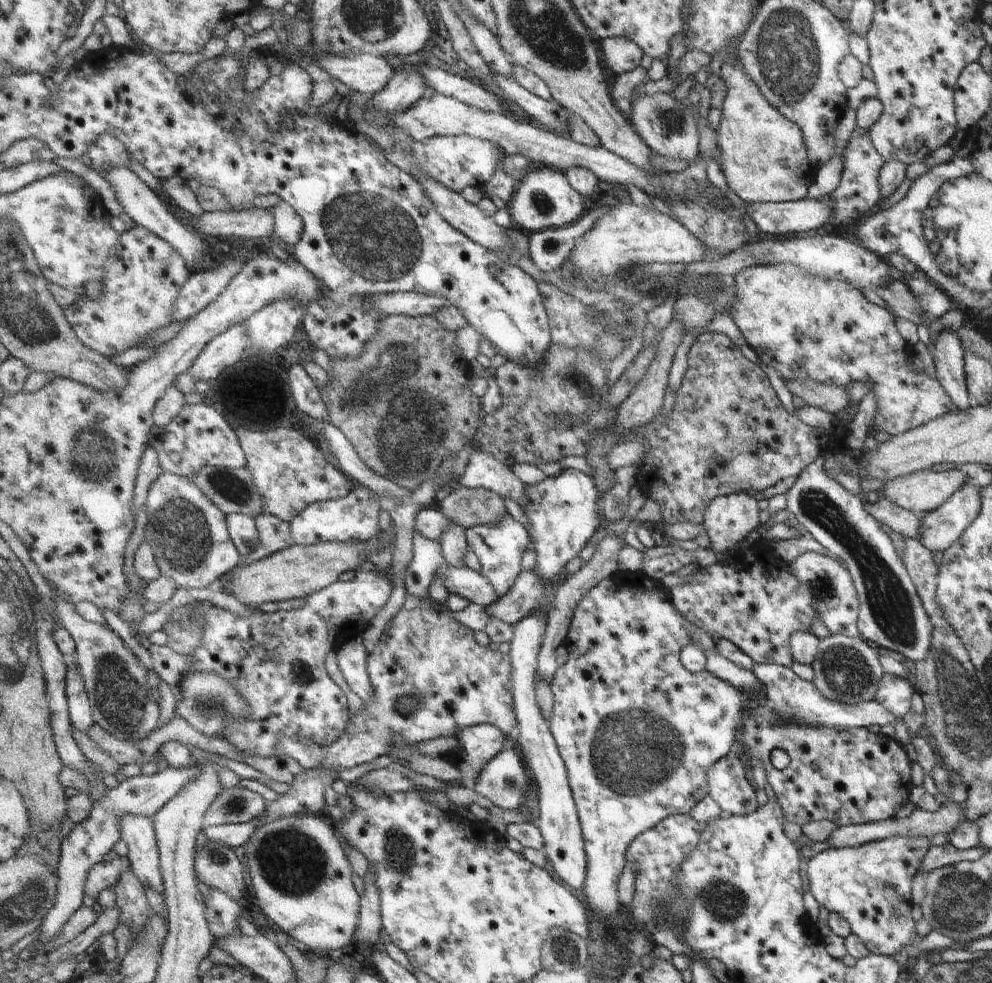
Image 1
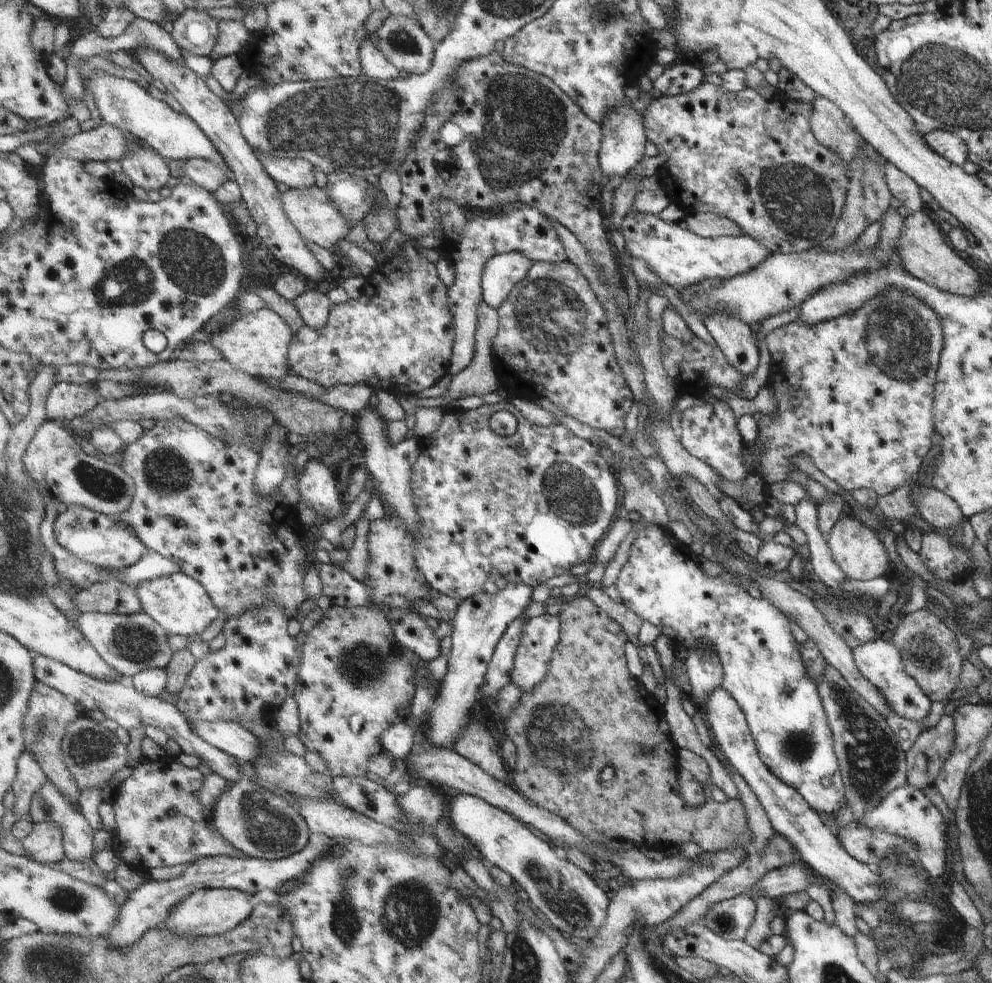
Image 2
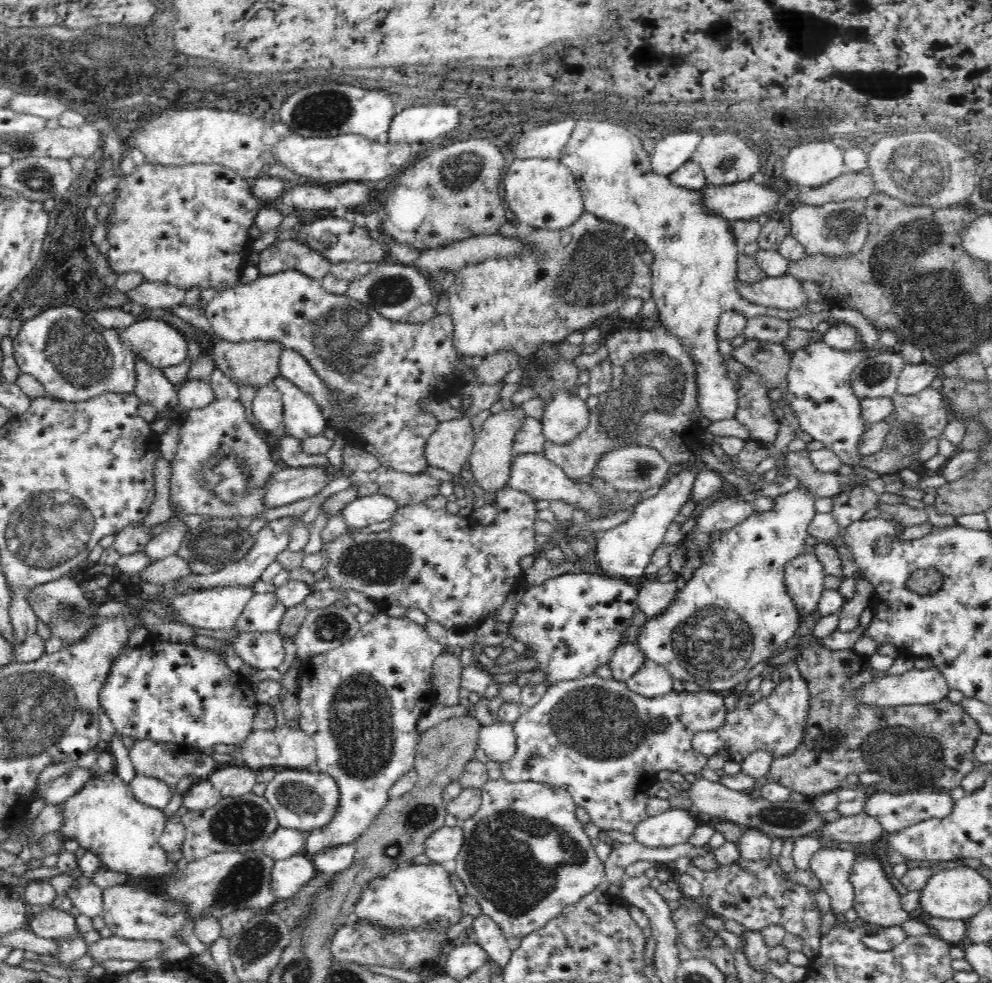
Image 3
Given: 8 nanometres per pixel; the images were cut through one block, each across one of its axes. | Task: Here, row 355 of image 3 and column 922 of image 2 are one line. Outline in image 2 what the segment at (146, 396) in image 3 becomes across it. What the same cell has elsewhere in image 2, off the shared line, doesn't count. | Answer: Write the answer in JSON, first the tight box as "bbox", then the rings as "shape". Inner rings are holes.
{"bbox":[921,129,966,167],"shape":[[[937,129],[925,133],[921,138],[923,138],[925,144],[927,144],[935,154],[939,154],[939,156],[942,156],[951,164],[962,167],[962,165],[966,163],[966,146],[961,142],[960,138],[957,138],[957,136],[951,134],[951,132]]]}

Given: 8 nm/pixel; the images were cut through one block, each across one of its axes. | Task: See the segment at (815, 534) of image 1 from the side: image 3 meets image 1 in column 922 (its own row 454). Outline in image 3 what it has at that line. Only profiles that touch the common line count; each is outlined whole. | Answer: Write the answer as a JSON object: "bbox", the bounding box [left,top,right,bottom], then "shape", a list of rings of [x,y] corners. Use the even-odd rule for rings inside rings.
{"bbox":[595,445,670,492],"shape":[[[630,445],[604,455],[595,466],[597,476],[618,490],[644,492],[663,487],[669,480],[670,463],[648,445]]]}

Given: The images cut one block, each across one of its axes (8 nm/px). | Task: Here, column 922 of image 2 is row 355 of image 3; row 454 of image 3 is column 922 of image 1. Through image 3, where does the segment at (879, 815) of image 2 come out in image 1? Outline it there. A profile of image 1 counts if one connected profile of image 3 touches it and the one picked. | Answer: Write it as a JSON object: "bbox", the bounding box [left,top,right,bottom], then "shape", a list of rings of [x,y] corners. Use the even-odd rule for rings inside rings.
{"bbox":[803,836,929,957],"shape":[[[892,836],[856,847],[828,848],[803,861],[809,892],[818,906],[844,918],[871,955],[891,957],[914,935],[909,915],[911,879],[929,848],[925,837]]]}

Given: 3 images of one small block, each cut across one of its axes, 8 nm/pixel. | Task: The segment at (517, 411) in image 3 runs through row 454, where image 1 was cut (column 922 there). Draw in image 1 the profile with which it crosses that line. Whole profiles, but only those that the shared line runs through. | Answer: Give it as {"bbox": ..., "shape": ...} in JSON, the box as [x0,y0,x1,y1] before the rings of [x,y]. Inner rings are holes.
{"bbox":[882,466,967,514],"shape":[[[959,466],[955,468],[939,470],[923,469],[905,476],[898,476],[886,480],[882,487],[883,499],[890,500],[894,505],[900,506],[902,509],[924,514],[937,509],[945,502],[953,493],[956,493],[967,479],[967,475]]]}

